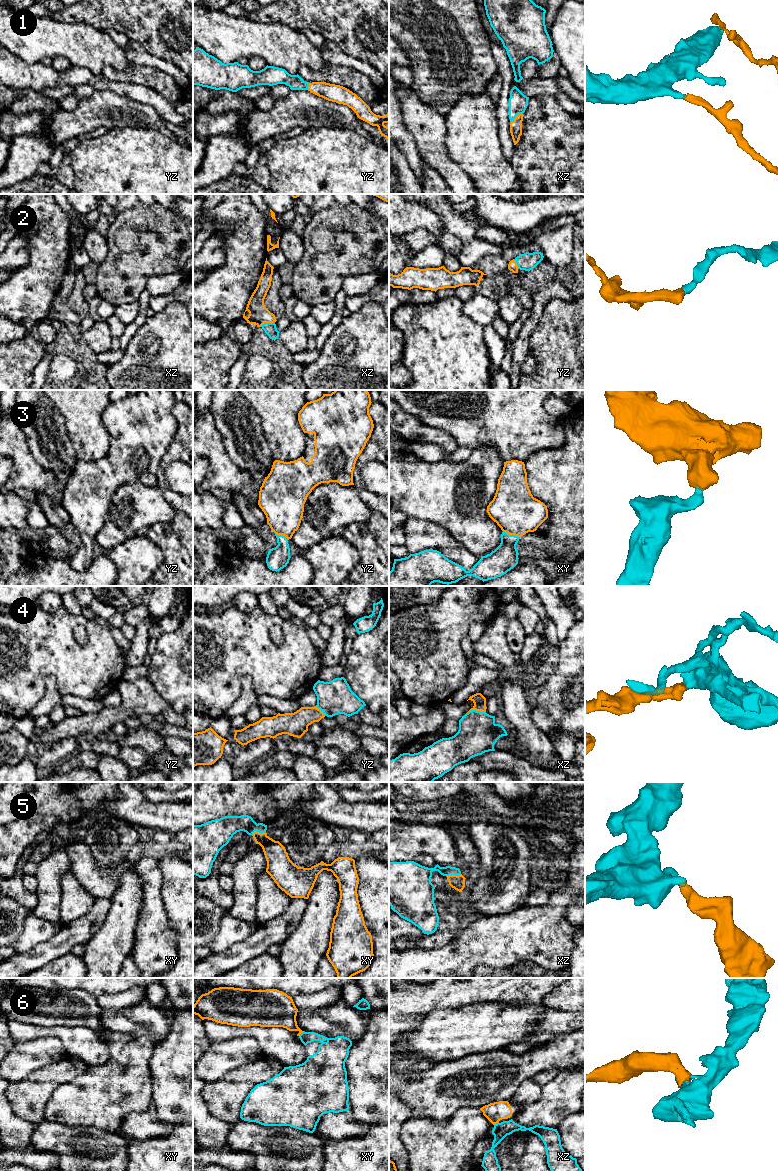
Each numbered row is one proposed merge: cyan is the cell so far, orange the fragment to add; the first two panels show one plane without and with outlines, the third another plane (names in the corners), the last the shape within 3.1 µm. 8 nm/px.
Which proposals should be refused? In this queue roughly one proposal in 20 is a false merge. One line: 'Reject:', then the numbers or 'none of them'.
Reject: 6

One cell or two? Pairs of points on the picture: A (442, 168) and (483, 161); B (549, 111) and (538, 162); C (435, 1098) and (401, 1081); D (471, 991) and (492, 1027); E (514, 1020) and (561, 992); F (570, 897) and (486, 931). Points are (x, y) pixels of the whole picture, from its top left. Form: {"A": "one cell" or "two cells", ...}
{"A": "two cells", "B": "one cell", "C": "one cell", "D": "two cells", "E": "two cells", "F": "one cell"}

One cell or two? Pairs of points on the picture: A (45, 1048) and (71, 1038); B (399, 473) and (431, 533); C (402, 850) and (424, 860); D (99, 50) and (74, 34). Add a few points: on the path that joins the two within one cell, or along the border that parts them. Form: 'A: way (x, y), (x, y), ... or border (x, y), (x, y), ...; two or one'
A: border (39, 1037), (57, 1037), (68, 1054); two
B: border (408, 516), (435, 522), (446, 529); two
C: border (413, 860), (419, 855), (429, 855), (437, 863); two
D: way (93, 49), (87, 47), (80, 40); one

